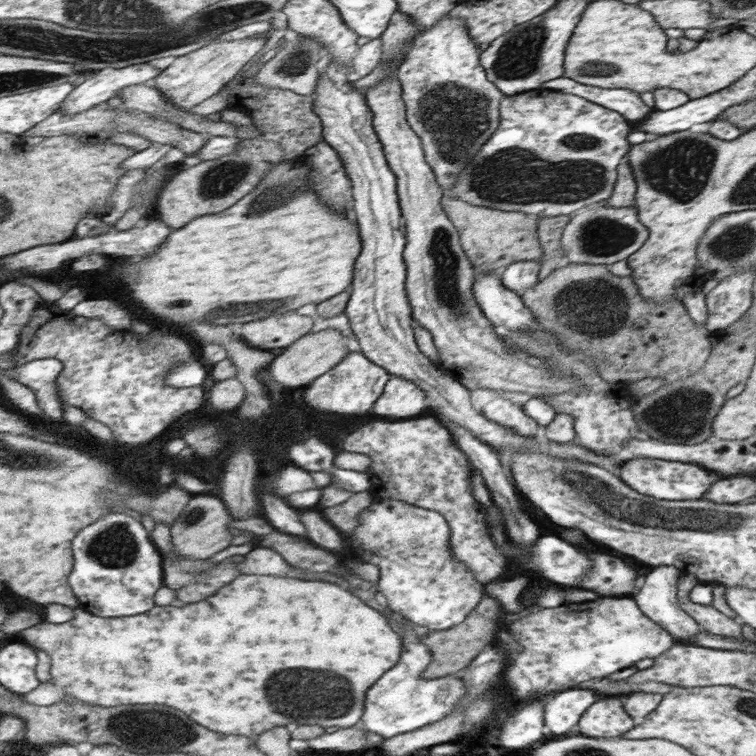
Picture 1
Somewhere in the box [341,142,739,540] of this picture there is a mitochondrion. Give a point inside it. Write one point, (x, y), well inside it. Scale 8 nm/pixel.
(682, 415)

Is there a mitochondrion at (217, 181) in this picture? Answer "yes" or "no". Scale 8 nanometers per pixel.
yes

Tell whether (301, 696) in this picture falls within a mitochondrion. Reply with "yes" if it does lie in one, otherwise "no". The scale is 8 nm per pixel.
yes

